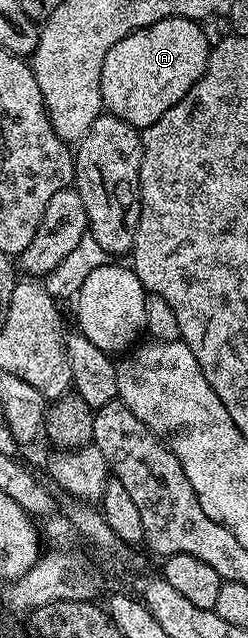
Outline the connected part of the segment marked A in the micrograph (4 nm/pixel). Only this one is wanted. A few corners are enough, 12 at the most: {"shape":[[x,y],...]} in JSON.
{"shape":[[168,18],[103,60],[102,107],[138,128],[209,66],[202,23]]}

